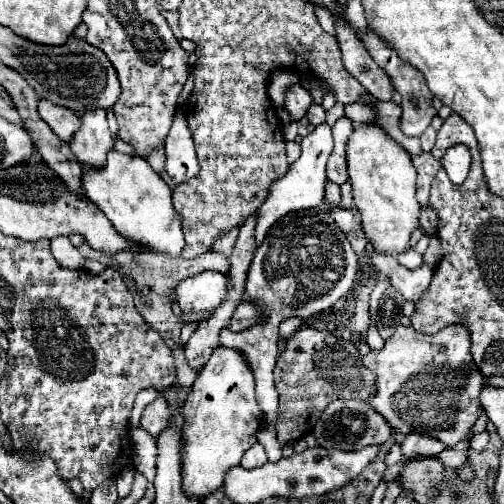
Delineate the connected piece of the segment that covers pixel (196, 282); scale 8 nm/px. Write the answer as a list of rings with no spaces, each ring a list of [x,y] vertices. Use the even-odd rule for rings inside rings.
[[[203,272],[183,280],[177,286],[177,302],[183,312],[217,310],[231,290],[231,276],[221,272]]]

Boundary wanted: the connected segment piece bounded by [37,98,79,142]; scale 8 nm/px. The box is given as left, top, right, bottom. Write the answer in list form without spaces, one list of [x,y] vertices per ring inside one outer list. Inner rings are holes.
[[[47,98],[39,100],[39,116],[51,126],[51,130],[65,142],[71,140],[71,134],[75,134],[75,130],[79,128],[79,114],[65,108],[65,106],[57,106]]]

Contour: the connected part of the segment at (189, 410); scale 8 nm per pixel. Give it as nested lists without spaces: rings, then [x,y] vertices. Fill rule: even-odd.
[[[215,348],[207,364],[199,370],[197,380],[191,386],[191,394],[187,396],[183,404],[183,438],[185,438],[185,450],[183,450],[183,490],[195,498],[205,498],[213,494],[221,482],[227,468],[237,466],[243,458],[243,454],[257,444],[257,430],[261,426],[261,410],[255,402],[255,376],[253,370],[243,356],[241,350],[235,348]]]

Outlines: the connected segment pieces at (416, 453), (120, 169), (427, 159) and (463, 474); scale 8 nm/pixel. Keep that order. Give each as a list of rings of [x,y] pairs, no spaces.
[[[407,434],[401,442],[401,452],[405,460],[413,458],[435,458],[445,446],[441,442],[435,442],[435,438],[427,438],[421,434]]]
[[[109,150],[107,164],[101,168],[87,168],[83,166],[83,196],[89,198],[123,234],[125,238],[147,246],[153,252],[167,254],[171,258],[181,256],[181,250],[185,246],[181,220],[173,212],[171,204],[171,188],[167,182],[153,172],[153,168],[147,164],[145,158],[121,154],[117,150]]]
[[[423,152],[419,156],[413,156],[413,166],[417,168],[417,200],[421,202],[421,206],[425,206],[429,204],[429,188],[435,174],[439,172],[441,162],[435,160],[431,154]]]
[[[467,458],[467,460],[465,460],[465,464],[463,464],[463,466],[459,466],[455,472],[457,472],[457,476],[459,476],[459,480],[461,480],[461,482],[471,482],[471,480],[475,478],[475,468],[473,468],[473,464],[471,464],[471,460],[469,460],[469,458]]]

